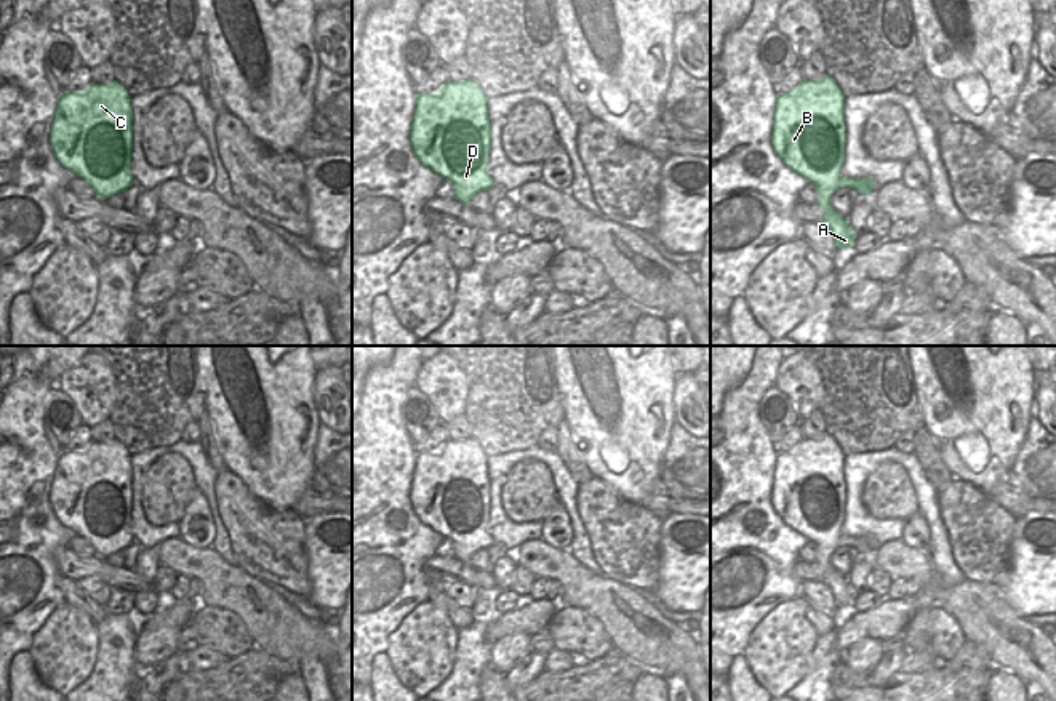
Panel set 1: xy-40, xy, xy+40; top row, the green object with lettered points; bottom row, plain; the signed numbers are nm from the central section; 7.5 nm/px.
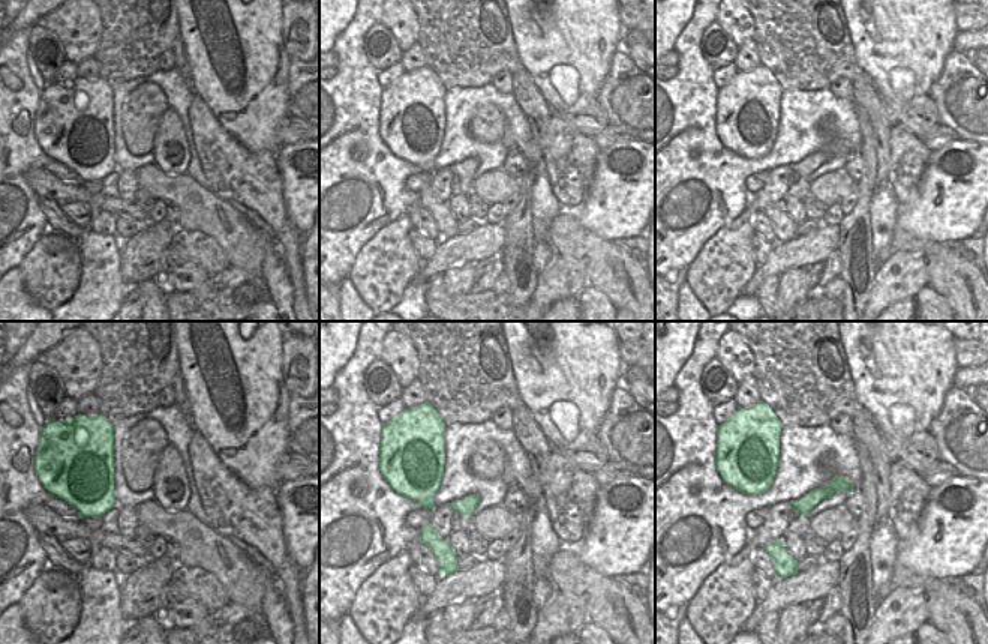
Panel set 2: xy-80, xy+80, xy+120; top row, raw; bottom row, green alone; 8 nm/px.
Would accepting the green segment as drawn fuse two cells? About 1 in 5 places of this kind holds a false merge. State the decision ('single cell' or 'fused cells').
single cell

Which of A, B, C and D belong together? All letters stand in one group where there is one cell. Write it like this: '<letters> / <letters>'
A B C D

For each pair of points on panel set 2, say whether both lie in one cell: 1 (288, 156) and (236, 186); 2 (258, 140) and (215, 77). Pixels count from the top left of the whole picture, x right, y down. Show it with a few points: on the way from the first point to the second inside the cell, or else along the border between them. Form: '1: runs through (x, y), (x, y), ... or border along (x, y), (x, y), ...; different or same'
1: border along (275, 155), (278, 171), (282, 177), (284, 197); different
2: runs through (254, 122), (251, 107), (242, 98), (228, 95); same

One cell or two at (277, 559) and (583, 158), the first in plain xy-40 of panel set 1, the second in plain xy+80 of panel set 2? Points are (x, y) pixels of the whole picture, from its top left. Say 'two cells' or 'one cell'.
one cell

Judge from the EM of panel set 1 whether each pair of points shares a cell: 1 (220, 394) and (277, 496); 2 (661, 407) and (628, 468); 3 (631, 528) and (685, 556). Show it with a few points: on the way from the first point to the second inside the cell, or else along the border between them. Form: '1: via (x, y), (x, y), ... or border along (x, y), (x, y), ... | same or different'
1: via (234, 420), (248, 447), (272, 471) | same
2: via (647, 421), (628, 440), (628, 453) | same
3: border along (664, 520), (661, 525), (660, 576), (656, 580) | different

